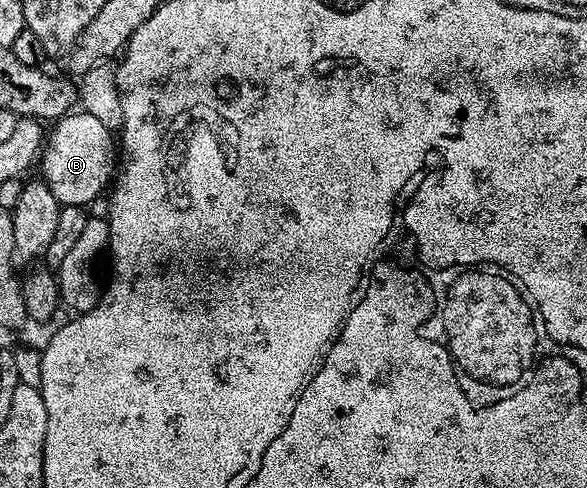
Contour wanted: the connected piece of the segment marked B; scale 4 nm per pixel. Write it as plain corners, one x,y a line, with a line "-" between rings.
77,110
62,116
54,123
52,128
54,130
52,134
50,131
39,158
41,178
49,186
50,192
57,198
61,206
77,205
82,208
86,207
102,192
107,182
110,183
112,133
103,126
98,118
91,116
84,110

